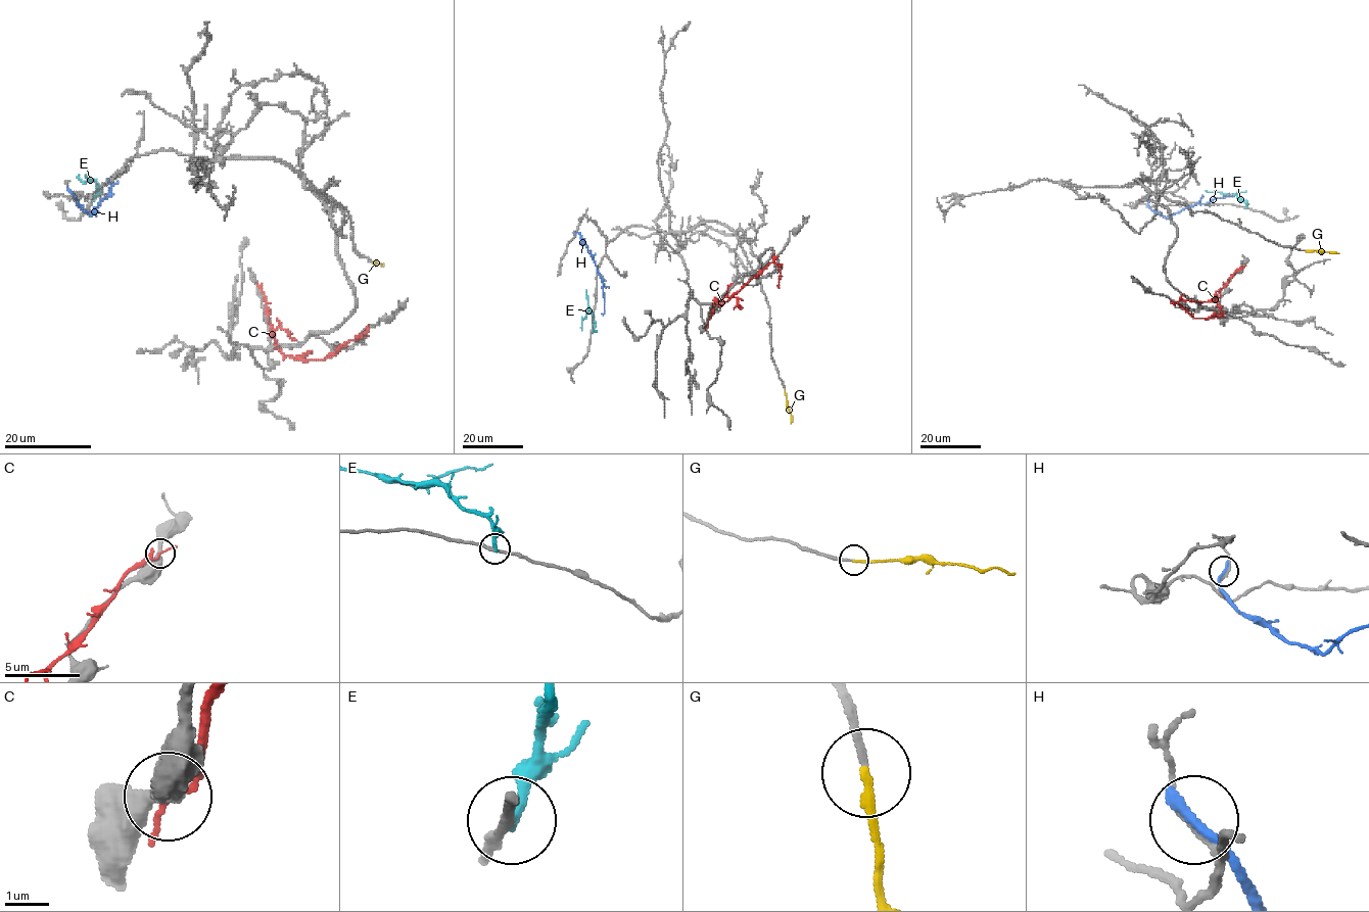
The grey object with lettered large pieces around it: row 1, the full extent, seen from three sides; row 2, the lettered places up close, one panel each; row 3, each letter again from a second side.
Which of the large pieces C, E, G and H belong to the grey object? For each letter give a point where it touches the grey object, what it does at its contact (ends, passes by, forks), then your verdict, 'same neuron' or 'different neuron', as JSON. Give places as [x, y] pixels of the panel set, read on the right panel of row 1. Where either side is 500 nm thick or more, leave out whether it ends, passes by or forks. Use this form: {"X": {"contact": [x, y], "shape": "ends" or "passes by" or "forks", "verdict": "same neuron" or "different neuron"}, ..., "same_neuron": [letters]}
{"C": {"contact": [1242, 267], "shape": "passes by", "verdict": "different neuron"}, "E": {"contact": [1246, 207], "shape": "ends", "verdict": "different neuron"}, "G": {"contact": [1307, 251], "shape": "ends", "verdict": "same neuron"}, "H": {"contact": [1148, 201], "shape": "ends", "verdict": "different neuron"}, "same_neuron": ["G"]}

